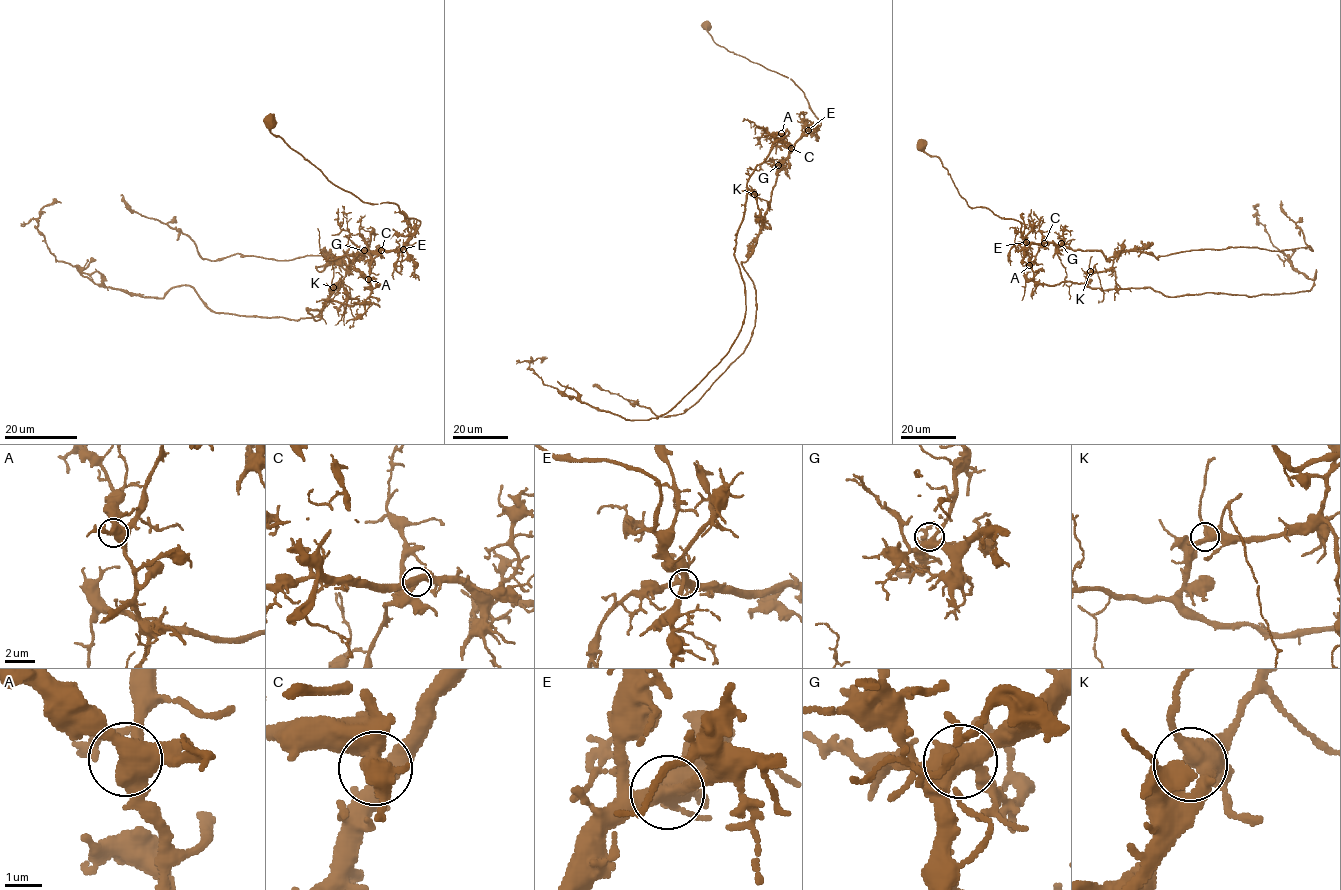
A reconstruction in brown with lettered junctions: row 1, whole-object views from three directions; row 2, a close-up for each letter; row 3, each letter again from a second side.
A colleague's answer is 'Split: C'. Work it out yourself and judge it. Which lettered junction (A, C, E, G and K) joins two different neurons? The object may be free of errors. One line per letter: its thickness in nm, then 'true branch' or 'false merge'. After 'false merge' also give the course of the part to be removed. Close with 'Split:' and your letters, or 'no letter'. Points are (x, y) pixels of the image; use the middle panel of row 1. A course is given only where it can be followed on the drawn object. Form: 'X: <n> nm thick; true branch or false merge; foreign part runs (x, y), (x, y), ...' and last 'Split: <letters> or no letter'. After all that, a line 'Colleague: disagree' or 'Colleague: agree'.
A: 440 nm thick; true branch
C: 400 nm thick; false merge; foreign part runs (790, 149), (782, 135), (747, 182), (744, 323), (672, 408), (598, 411), (528, 367), (547, 358)
E: 380 nm thick; true branch
G: 420 nm thick; true branch
K: 440 nm thick; true branch
Split: C
Colleague: agree

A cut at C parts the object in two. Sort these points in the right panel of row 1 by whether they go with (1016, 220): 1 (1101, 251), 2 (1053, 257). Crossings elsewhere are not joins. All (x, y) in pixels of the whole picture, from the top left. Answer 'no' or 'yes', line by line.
1: yes
2: yes

